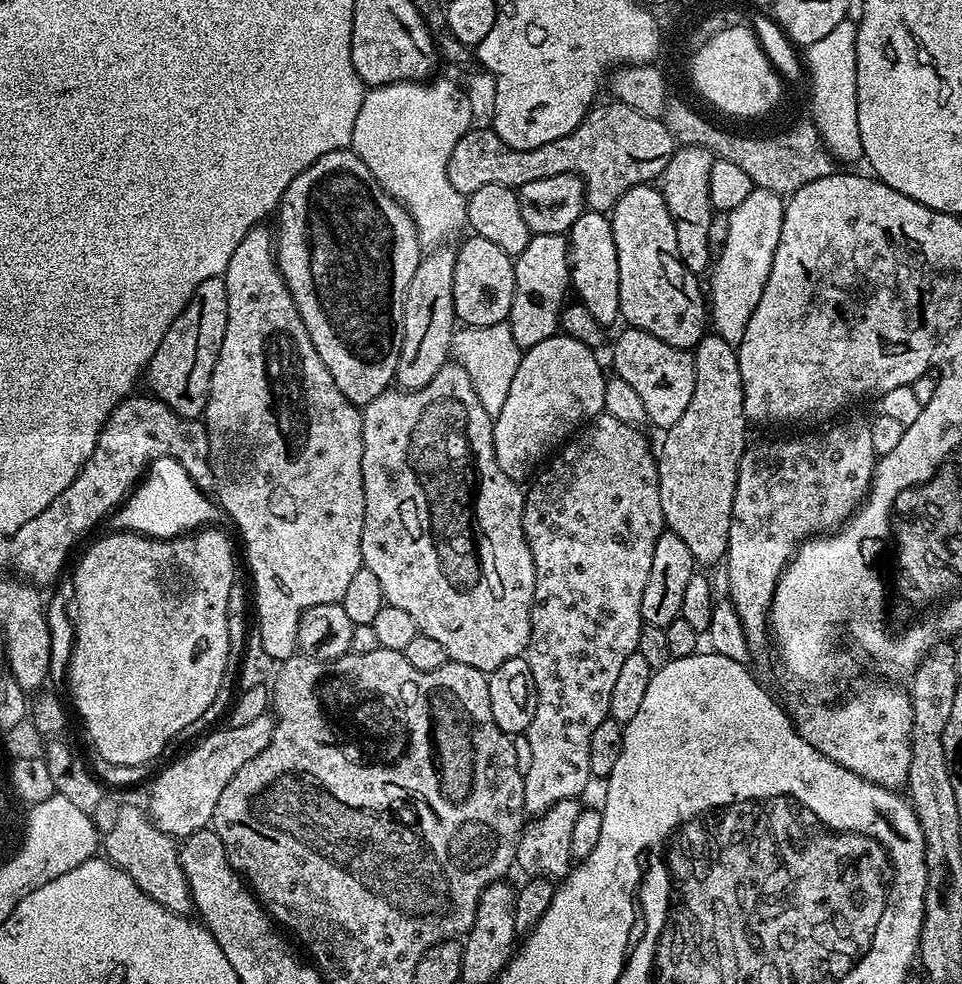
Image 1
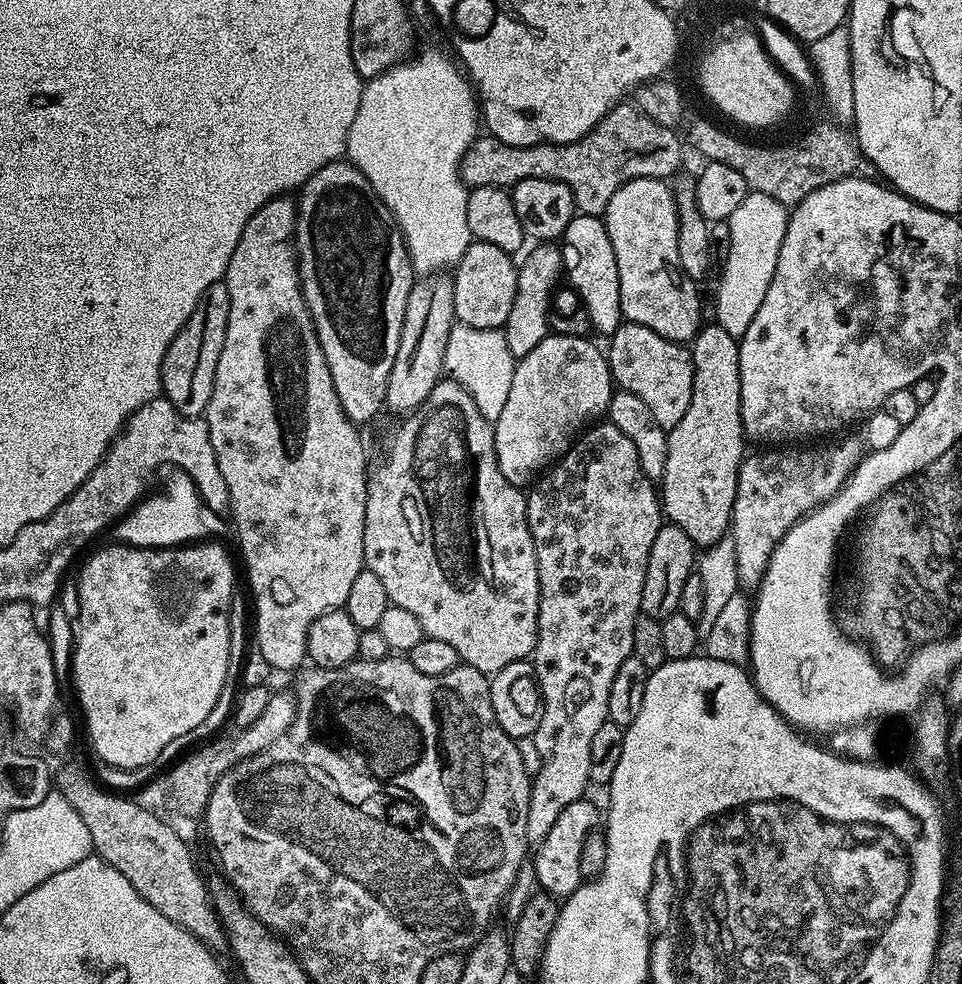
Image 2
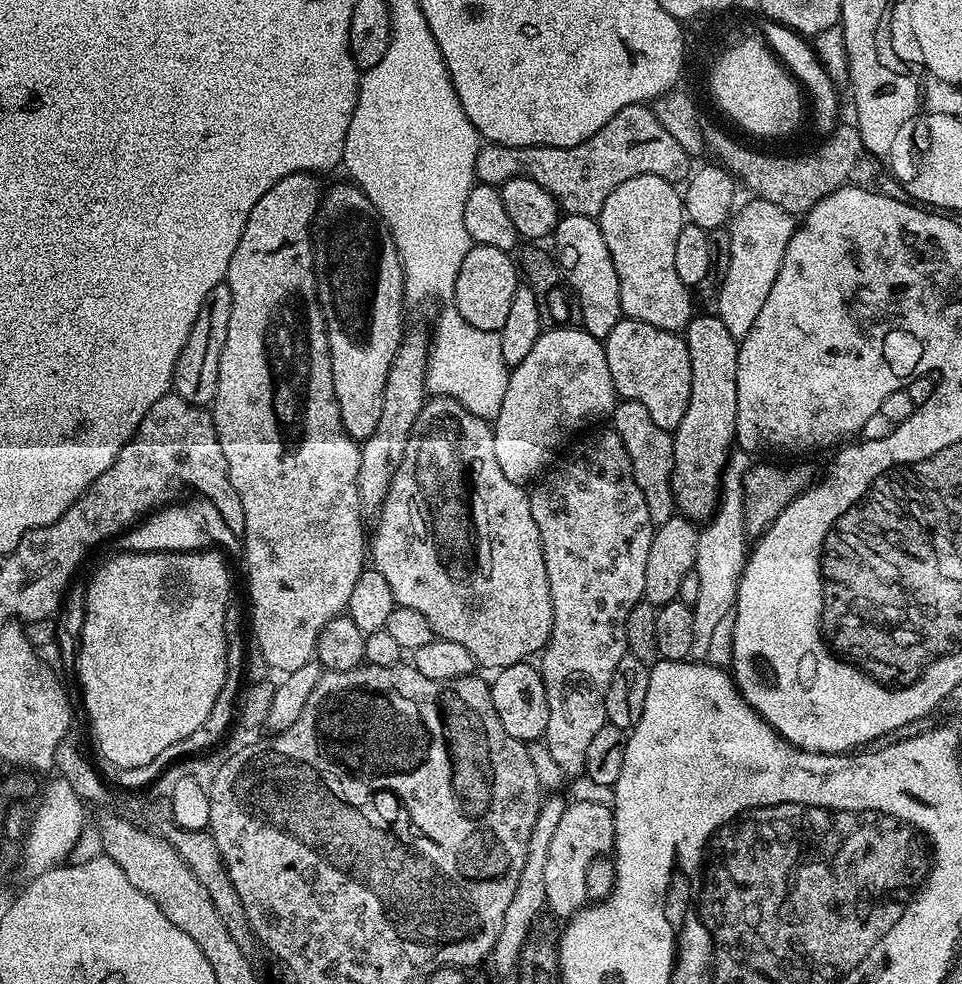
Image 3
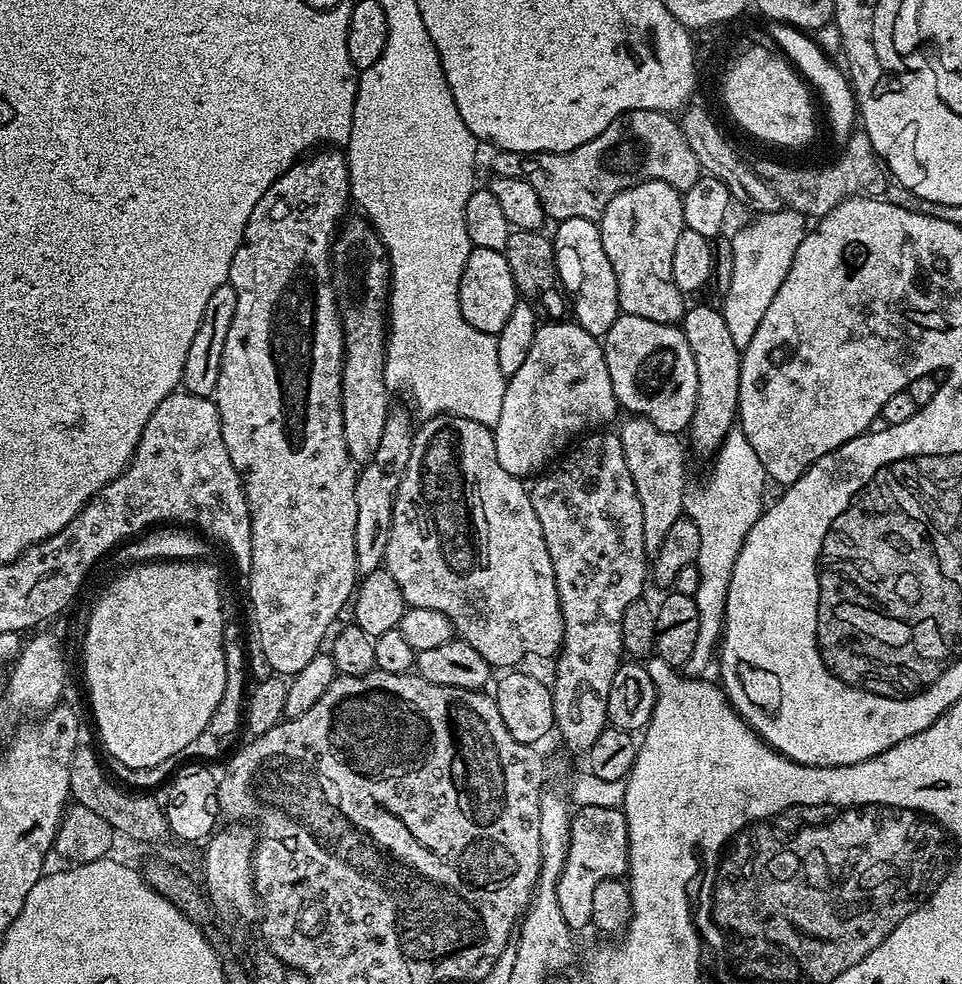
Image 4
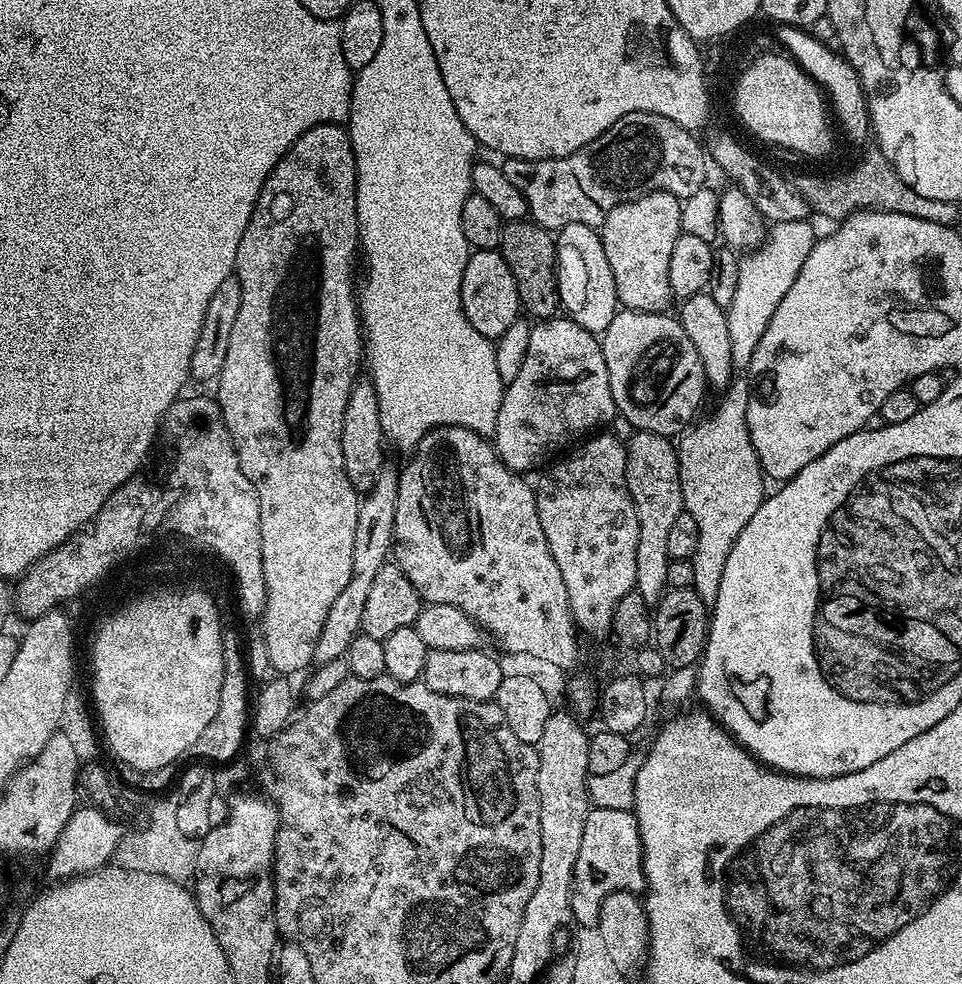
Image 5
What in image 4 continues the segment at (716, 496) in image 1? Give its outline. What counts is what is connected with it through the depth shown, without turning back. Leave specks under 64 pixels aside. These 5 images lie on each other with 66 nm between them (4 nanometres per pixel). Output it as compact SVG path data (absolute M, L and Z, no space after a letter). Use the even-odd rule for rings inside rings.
M696 304L687 309L682 321L682 327L686 334L686 342L690 342L690 351L694 354L694 362L698 366L698 402L694 406L694 414L686 429L686 440L696 452L715 453L720 443L726 438L726 434L733 431L734 421L738 416L740 403L738 402L738 390L740 389L740 357L742 349L734 346L730 329L726 326L726 318L719 307L711 308L708 304Z

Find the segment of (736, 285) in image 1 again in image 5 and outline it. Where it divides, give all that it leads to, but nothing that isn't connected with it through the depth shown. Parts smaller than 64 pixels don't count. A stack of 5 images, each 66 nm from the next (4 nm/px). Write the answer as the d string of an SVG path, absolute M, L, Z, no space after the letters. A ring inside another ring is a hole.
M808 220L772 224L767 229L763 244L740 260L738 286L735 288L734 300L726 309L733 369L747 369L750 358L754 358L758 342L762 342L762 334L766 334L766 326L770 326L770 318L774 318L774 310L778 310L778 302L786 298L786 290L794 286L794 278L798 278L802 262L806 262L810 250L816 245L818 232L810 225Z

